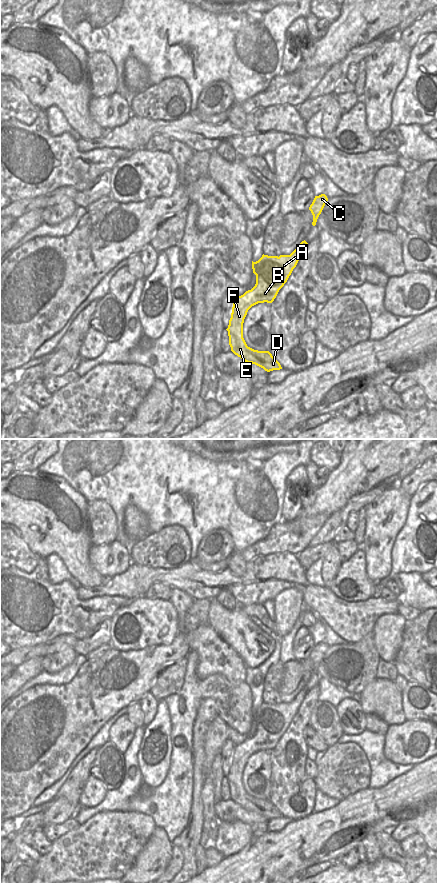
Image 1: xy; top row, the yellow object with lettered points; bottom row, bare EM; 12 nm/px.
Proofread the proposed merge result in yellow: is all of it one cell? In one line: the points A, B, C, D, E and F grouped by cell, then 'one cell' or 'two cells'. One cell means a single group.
groups A C / B D E F; two cells

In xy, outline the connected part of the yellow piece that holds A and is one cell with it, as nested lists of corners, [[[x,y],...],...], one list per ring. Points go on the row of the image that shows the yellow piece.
[[[304,240],[290,255],[280,255],[276,266],[262,263],[260,278],[267,278],[269,286],[280,286],[282,288],[296,267],[307,244]]]

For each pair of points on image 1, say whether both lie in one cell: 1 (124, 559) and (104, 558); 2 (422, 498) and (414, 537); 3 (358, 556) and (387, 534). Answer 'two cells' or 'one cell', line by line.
1: one cell
2: one cell
3: two cells

